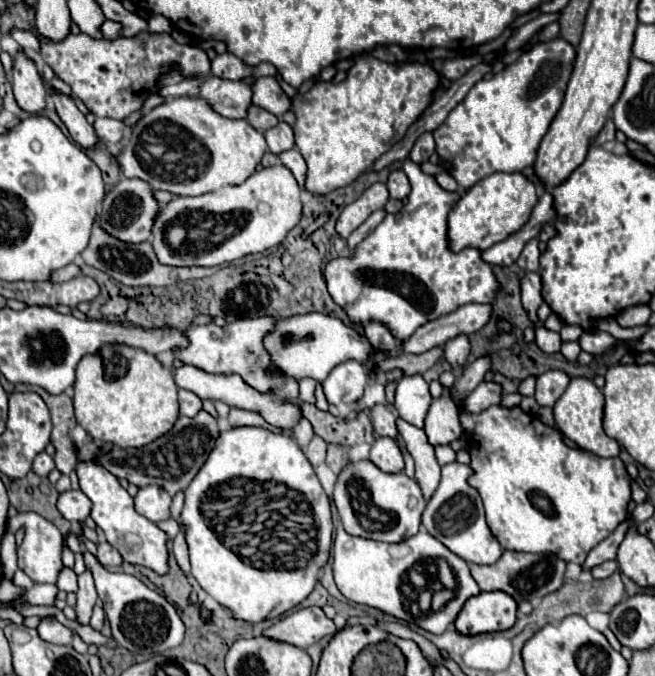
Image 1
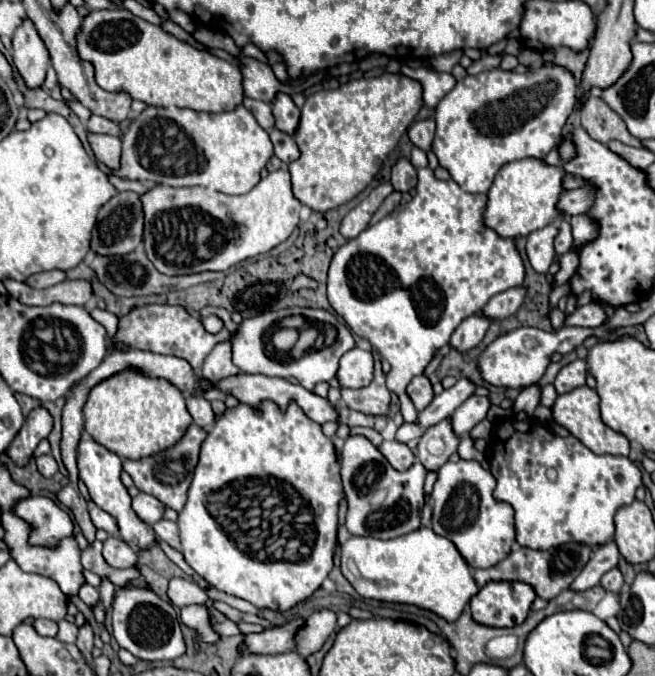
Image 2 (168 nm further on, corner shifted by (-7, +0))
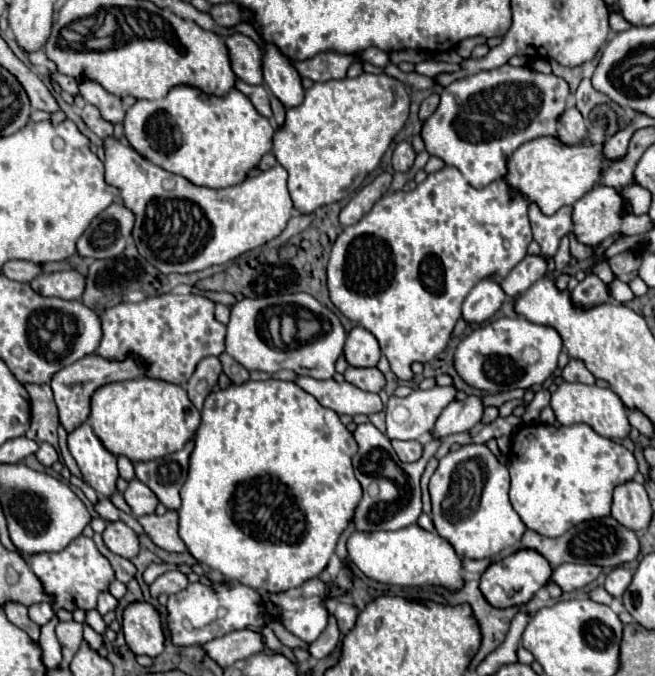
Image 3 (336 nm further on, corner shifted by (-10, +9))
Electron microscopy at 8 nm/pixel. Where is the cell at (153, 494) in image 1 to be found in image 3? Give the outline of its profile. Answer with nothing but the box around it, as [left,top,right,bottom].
[124,480,158,518]

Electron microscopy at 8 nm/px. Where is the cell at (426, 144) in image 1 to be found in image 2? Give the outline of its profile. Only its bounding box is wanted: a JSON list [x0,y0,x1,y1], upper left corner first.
[409,117,435,151]

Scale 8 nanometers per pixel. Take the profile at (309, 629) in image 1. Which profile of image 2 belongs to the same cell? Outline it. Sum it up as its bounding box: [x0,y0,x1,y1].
[239,619,303,655]

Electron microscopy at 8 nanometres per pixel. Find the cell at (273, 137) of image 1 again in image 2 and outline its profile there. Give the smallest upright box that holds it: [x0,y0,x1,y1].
[271,93,299,135]

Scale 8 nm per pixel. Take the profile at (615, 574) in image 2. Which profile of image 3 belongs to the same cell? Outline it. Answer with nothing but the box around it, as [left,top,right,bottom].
[604,566,632,596]

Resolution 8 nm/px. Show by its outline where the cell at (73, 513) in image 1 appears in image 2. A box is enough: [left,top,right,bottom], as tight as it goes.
[89,501,119,537]

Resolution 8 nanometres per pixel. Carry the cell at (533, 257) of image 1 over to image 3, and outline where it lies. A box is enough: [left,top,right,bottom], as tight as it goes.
[528,204,572,256]

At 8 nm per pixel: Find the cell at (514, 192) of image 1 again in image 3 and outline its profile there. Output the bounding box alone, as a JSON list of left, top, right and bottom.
[506,120,604,216]

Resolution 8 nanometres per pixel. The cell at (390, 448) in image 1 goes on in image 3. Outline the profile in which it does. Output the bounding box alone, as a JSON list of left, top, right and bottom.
[392,440,422,462]

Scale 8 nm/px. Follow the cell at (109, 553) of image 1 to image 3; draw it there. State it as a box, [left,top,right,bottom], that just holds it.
[104,522,138,560]

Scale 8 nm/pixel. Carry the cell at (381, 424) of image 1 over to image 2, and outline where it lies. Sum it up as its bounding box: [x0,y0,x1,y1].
[329,359,389,415]

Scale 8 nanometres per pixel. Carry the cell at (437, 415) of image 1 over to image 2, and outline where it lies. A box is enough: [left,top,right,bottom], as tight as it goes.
[417,421,459,471]

